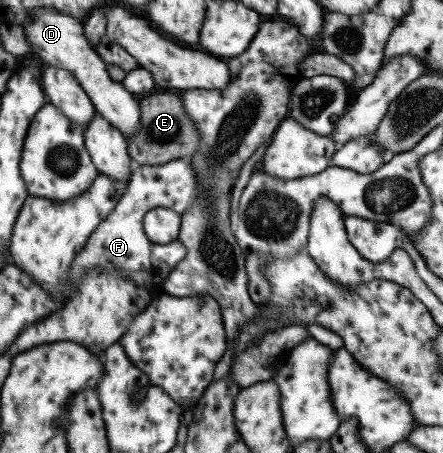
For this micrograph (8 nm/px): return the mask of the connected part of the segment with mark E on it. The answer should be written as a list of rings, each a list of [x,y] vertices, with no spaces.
[[[168,92],[140,96],[140,123],[135,133],[126,140],[127,151],[133,164],[159,166],[166,162],[187,158],[197,151],[198,128],[188,117],[181,96]]]

